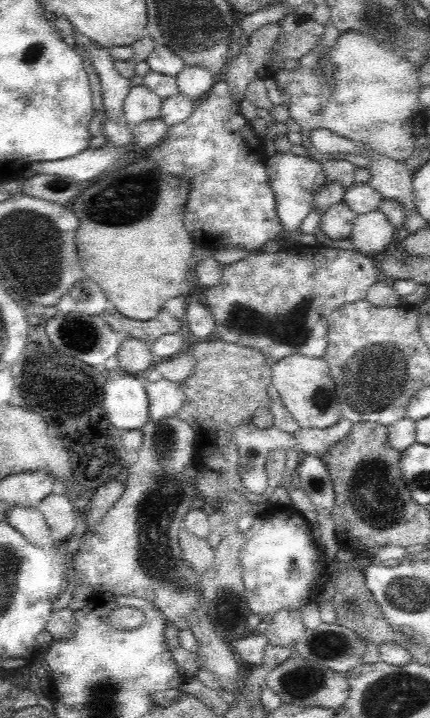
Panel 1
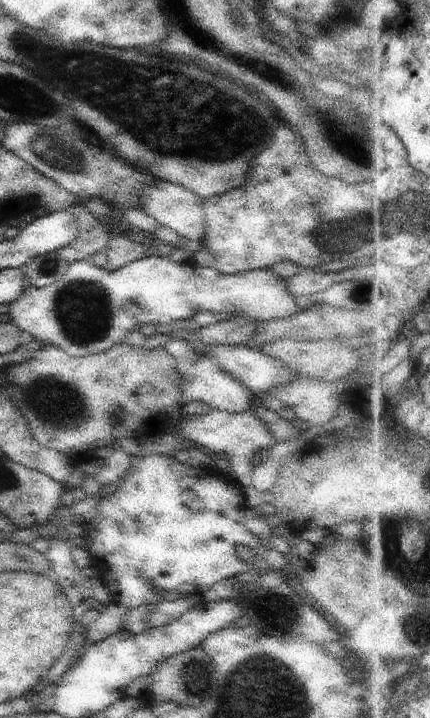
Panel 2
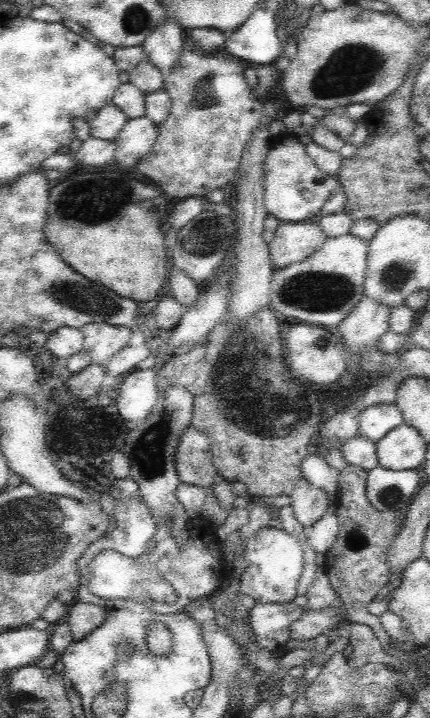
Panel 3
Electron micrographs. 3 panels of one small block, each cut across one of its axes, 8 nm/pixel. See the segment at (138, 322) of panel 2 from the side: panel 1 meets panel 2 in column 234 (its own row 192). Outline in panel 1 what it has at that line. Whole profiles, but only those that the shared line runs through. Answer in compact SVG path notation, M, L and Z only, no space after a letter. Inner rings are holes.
M271 150L266 161L268 182L275 196L276 212L280 218L284 236L296 234L300 231L303 220L314 210L313 196L316 192L314 180L318 173L322 173L321 163L309 156L294 155L291 152L278 153Z

